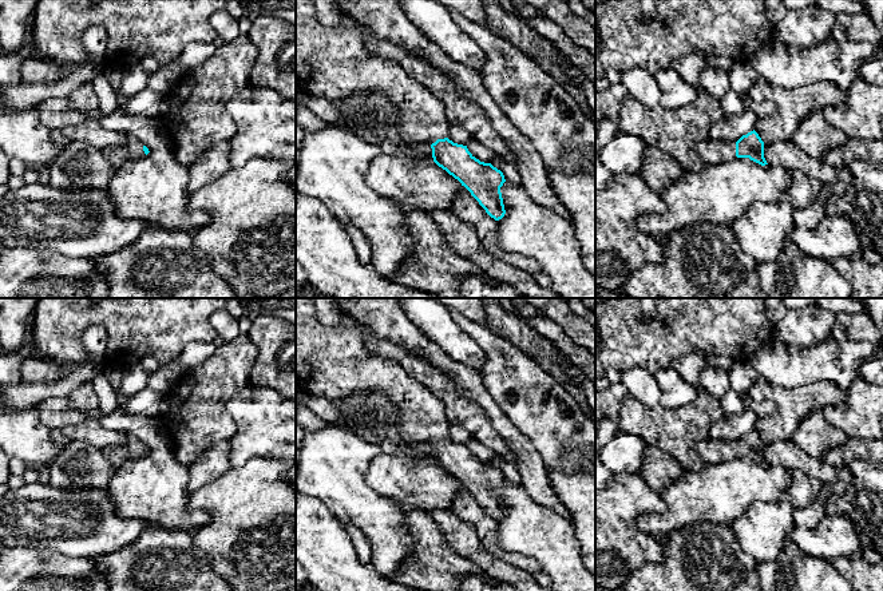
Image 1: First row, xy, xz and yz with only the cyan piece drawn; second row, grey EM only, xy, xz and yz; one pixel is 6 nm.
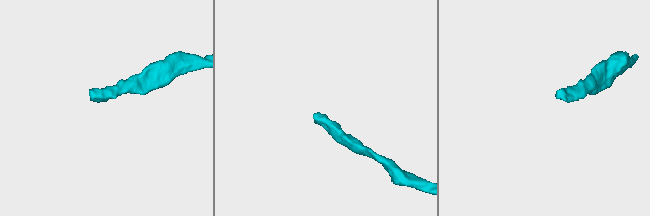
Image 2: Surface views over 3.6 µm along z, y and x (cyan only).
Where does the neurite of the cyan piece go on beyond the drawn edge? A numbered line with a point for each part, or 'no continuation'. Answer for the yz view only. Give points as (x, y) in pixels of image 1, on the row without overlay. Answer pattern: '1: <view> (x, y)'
1: yz (712, 452)

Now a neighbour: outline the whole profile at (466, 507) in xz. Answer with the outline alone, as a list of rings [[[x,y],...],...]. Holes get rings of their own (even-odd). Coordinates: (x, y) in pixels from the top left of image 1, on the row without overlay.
[[[462,485],[460,492],[454,497],[452,512],[476,529],[484,548],[490,554],[534,576],[542,572],[536,560],[524,555],[504,551],[499,547],[498,520],[486,512],[464,485]]]

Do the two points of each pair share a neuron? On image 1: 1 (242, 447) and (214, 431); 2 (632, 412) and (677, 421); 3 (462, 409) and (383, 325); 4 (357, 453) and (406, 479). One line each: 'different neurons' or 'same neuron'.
1: different neurons
2: same neuron
3: different neurons
4: different neurons

